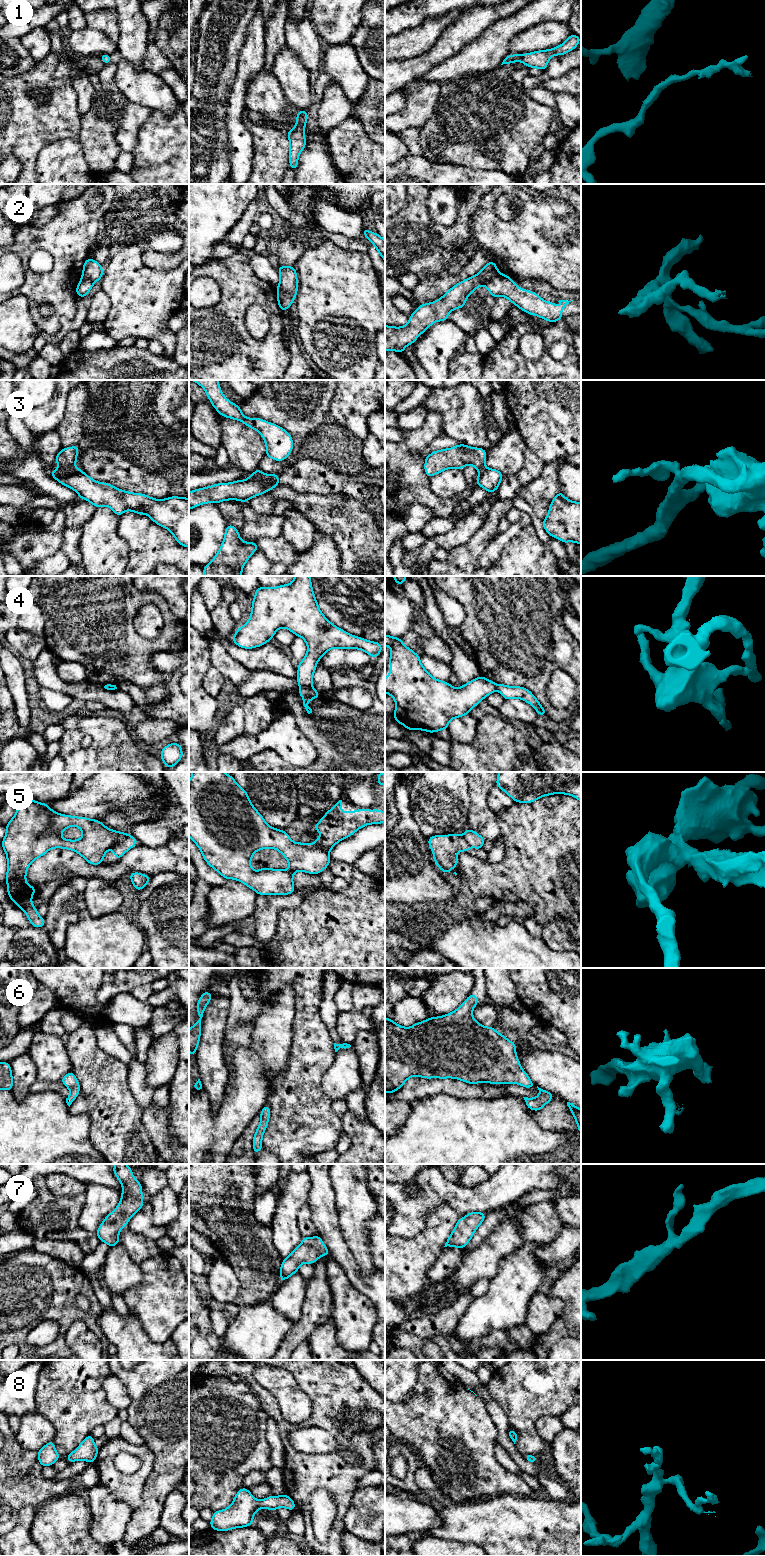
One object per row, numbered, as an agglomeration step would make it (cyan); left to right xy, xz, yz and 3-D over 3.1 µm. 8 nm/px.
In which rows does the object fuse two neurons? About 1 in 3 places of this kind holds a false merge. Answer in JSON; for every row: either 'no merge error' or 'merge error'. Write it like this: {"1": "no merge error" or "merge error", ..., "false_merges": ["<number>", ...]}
{"1": "no merge error", "2": "merge error", "3": "merge error", "4": "merge error", "5": "merge error", "6": "no merge error", "7": "no merge error", "8": "no merge error", "false_merges": ["2", "3", "4", "5"]}

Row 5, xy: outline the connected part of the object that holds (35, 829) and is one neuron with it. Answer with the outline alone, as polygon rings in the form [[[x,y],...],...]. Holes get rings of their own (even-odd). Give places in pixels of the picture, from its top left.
[[[29,799],[19,805],[14,817],[6,825],[6,835],[1,841],[7,856],[6,890],[10,900],[26,913],[32,927],[44,927],[45,918],[40,917],[37,908],[32,905],[31,896],[35,895],[36,887],[30,886],[25,880],[30,864],[52,848],[63,848],[77,852],[92,865],[99,865],[106,852],[128,836],[127,833],[107,828],[99,820],[60,814],[54,812],[46,803]],[[71,826],[81,829],[83,836],[79,840],[68,840],[61,837],[61,832]]]

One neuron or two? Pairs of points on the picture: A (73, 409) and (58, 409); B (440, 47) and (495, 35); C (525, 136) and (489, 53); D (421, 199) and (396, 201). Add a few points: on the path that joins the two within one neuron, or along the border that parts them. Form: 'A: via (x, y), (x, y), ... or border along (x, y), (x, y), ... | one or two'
A: border along (70, 390), (67, 396), (63, 419), (55, 429) | two
B: border along (492, 25), (455, 54) | two
C: border along (500, 64), (491, 70), (472, 73) | two
D: border along (406, 194), (406, 204), (395, 214) | two

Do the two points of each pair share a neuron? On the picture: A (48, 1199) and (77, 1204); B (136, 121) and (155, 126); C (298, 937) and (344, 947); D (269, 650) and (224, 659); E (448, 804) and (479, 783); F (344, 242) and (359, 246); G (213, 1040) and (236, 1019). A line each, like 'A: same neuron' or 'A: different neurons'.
A: same neuron
B: different neurons
C: same neuron
D: different neurons
E: different neurons
F: same neuron
G: different neurons

